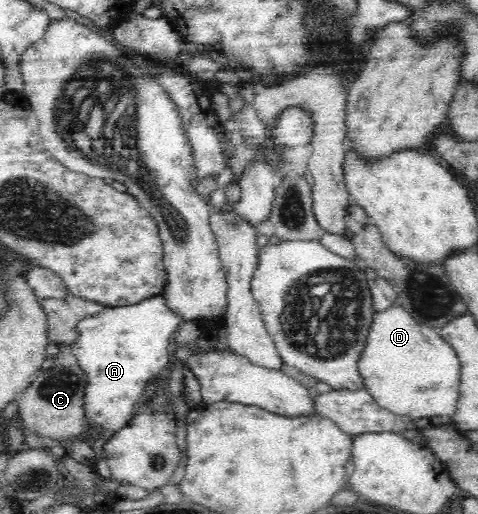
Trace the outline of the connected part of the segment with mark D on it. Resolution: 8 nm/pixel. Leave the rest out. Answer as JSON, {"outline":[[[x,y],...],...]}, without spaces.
{"outline":[[[392,305],[374,315],[358,362],[365,388],[380,407],[428,421],[425,428],[450,423],[459,397],[461,361],[436,329],[417,322],[404,307]]]}

